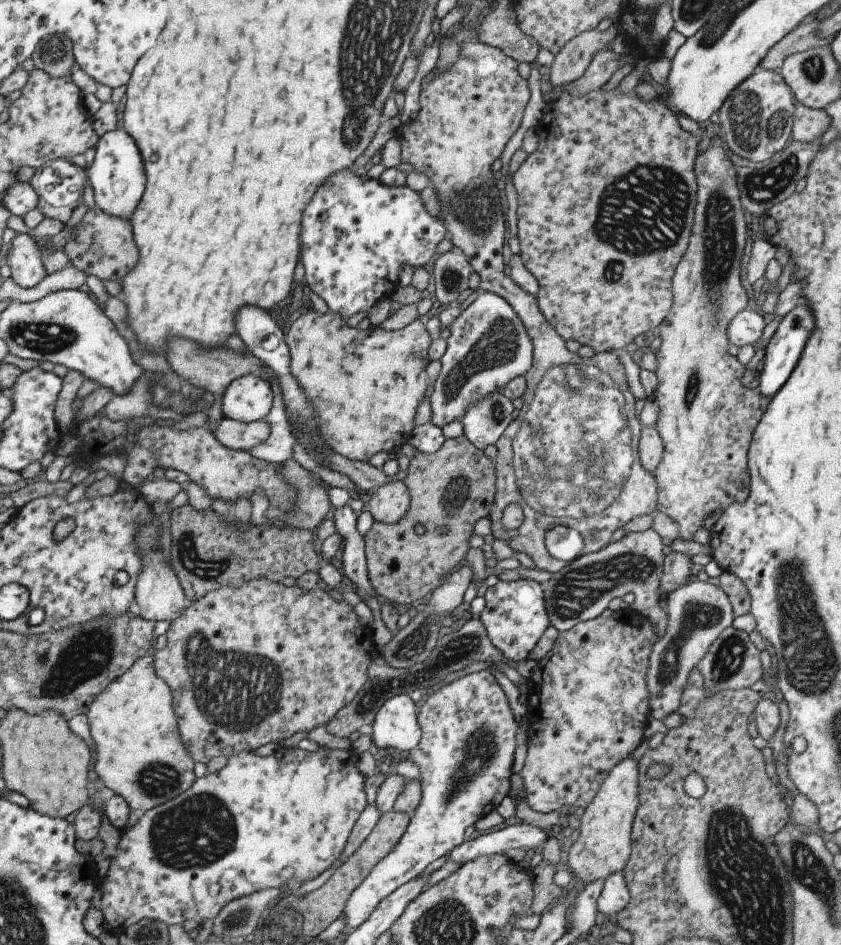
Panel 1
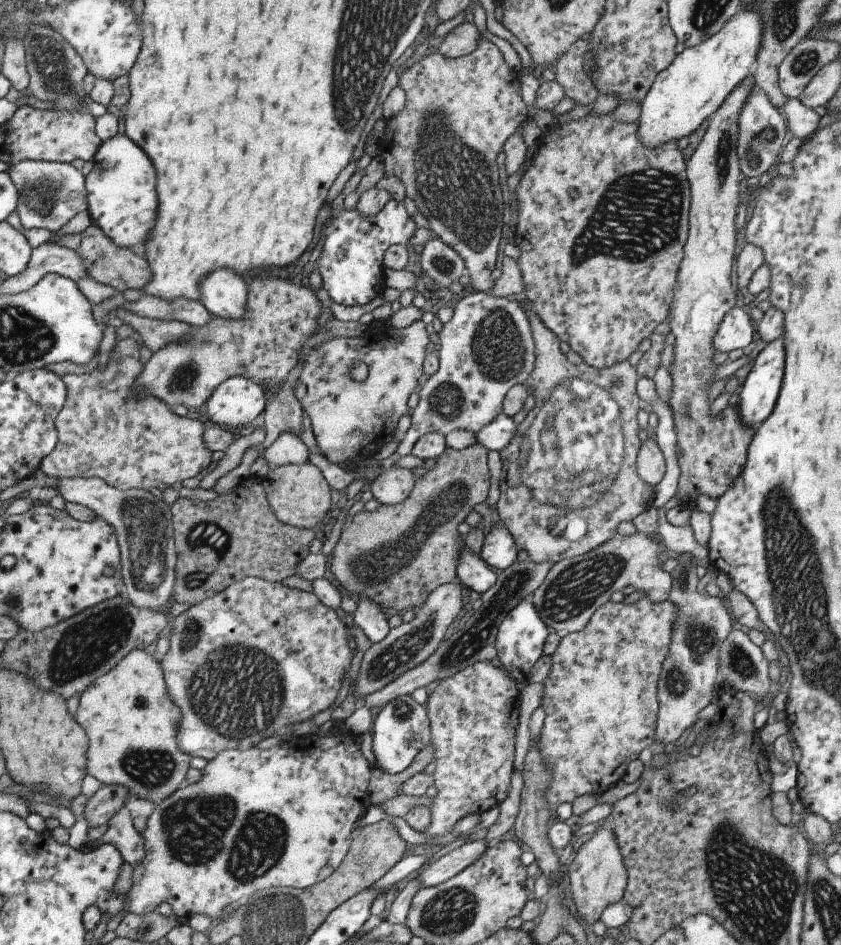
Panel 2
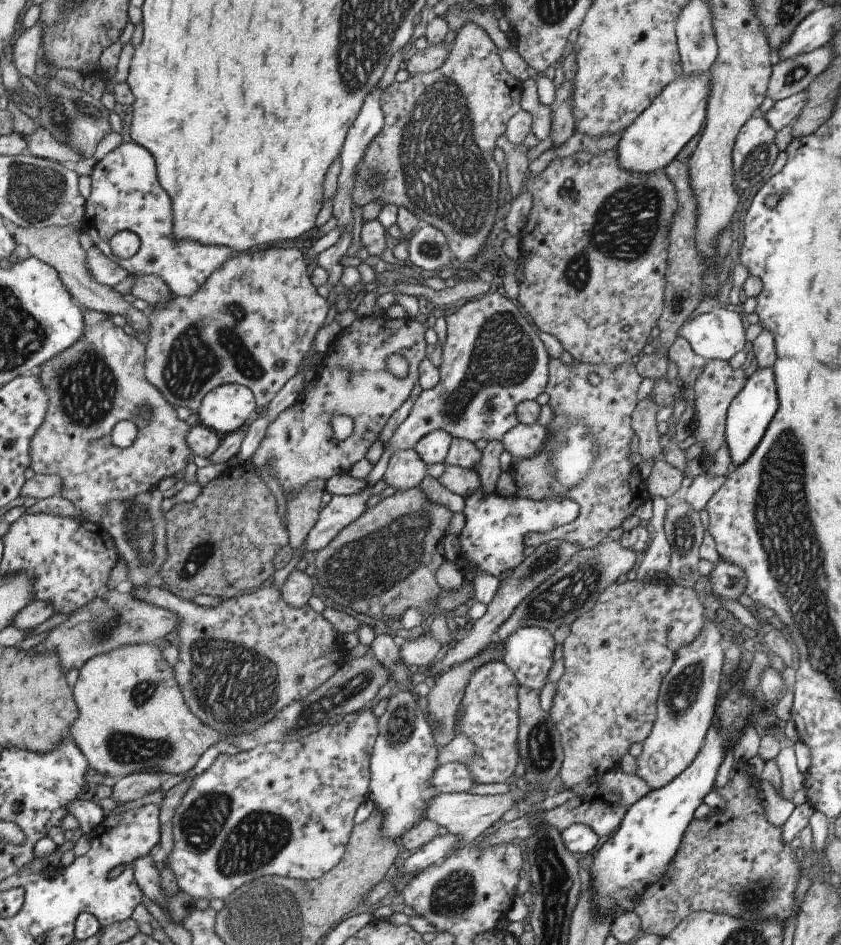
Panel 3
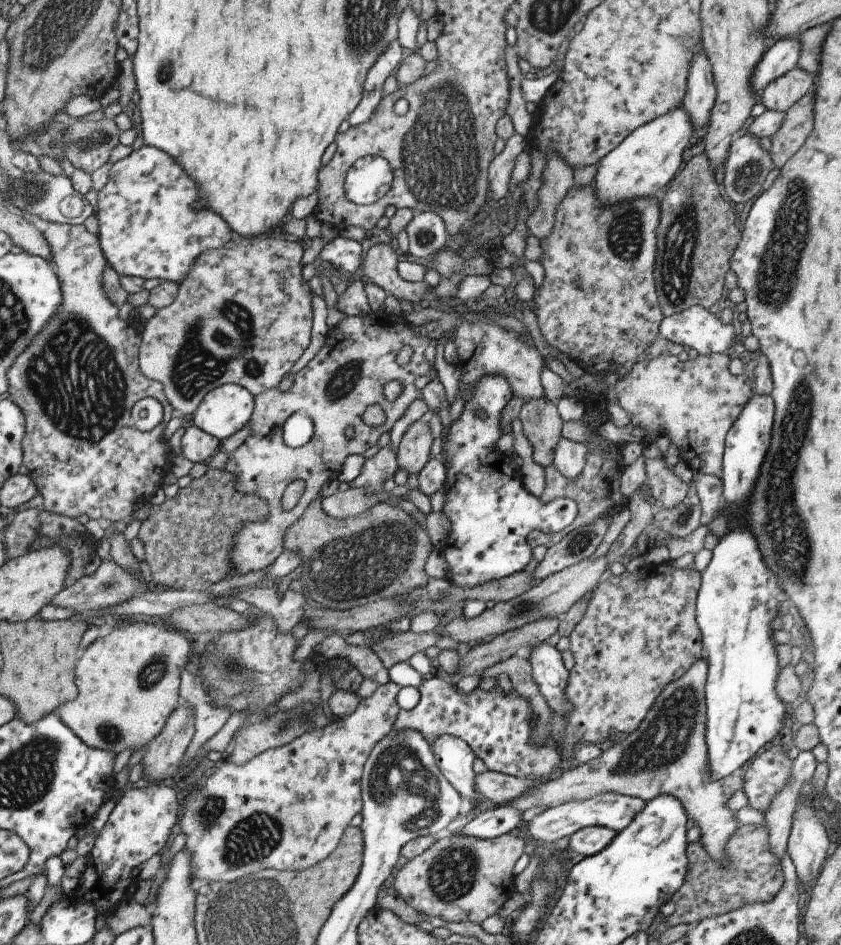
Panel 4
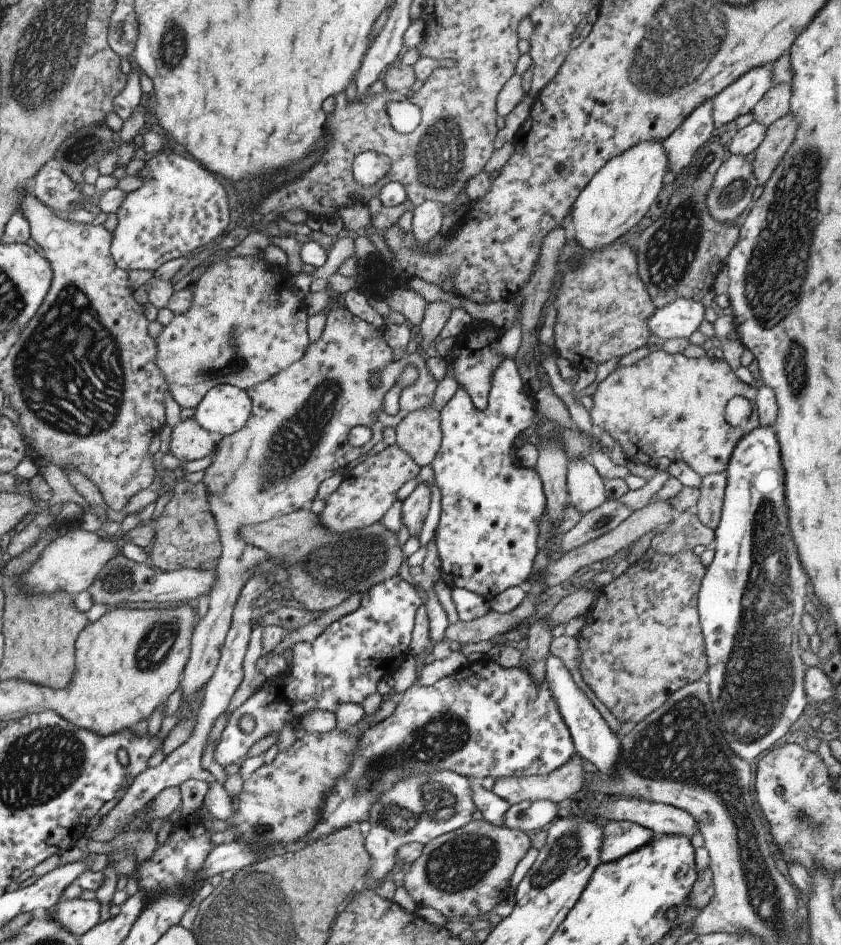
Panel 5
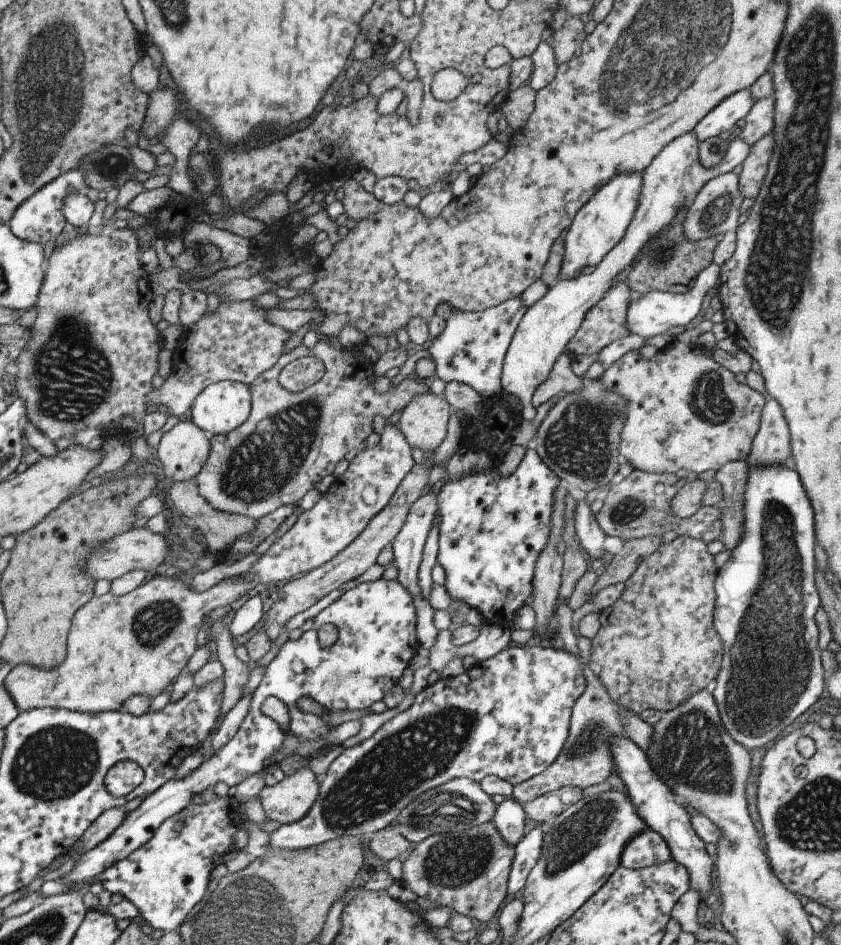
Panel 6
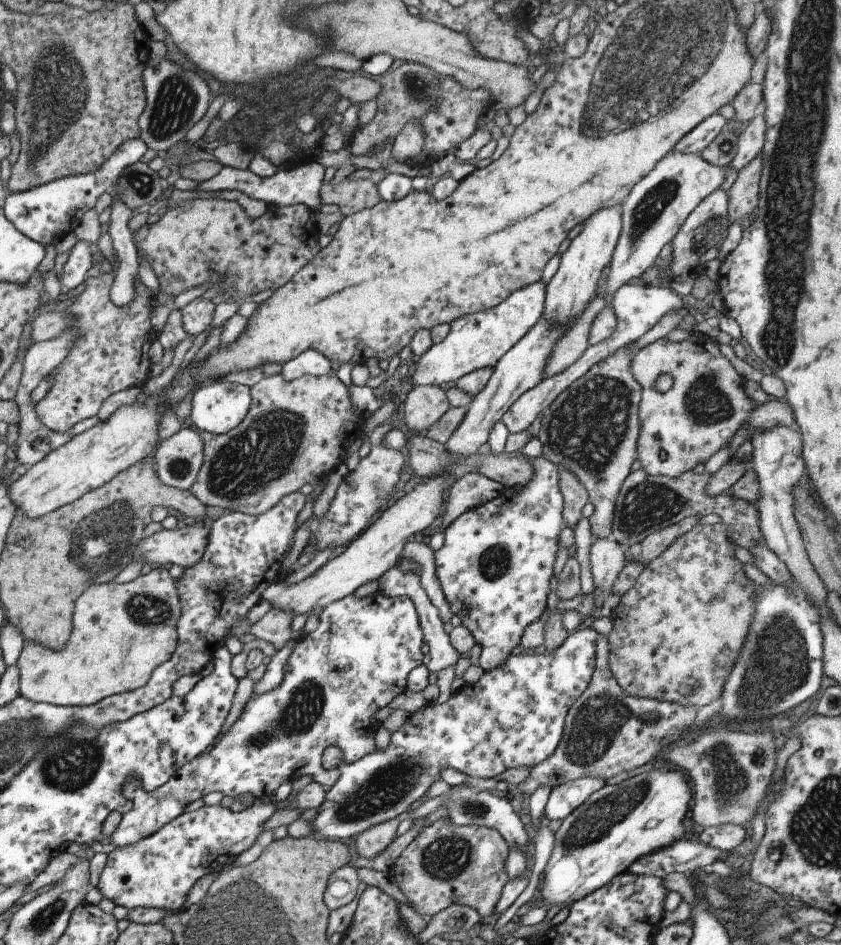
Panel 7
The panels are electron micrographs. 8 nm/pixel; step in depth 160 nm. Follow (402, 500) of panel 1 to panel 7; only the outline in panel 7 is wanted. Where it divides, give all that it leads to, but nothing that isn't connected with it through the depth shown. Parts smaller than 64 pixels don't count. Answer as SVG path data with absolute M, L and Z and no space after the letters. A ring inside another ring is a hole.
M417 385L402 398L403 420L410 432L429 428L450 407L444 386Z

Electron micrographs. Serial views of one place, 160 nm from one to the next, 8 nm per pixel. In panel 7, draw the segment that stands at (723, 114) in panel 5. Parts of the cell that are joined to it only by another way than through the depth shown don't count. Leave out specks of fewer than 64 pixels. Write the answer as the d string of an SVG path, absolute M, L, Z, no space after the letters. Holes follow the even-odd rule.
M715 113L702 120L695 128L692 128L678 143L672 148L676 153L691 153L699 155L701 150L723 130L727 120Z

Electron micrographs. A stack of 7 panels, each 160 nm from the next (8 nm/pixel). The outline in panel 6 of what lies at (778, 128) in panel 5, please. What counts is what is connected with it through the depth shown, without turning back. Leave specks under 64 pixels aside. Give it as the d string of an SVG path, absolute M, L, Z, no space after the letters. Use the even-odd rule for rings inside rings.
M772 132L750 146L749 154L741 163L741 172L738 174L737 188L742 198L754 199L757 196L772 148Z

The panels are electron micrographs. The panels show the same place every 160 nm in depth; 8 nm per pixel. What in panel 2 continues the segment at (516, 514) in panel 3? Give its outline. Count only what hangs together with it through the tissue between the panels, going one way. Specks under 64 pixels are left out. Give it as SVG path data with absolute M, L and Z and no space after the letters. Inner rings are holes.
M493 521L484 535L478 555L494 571L506 569L516 560L517 548L506 526Z

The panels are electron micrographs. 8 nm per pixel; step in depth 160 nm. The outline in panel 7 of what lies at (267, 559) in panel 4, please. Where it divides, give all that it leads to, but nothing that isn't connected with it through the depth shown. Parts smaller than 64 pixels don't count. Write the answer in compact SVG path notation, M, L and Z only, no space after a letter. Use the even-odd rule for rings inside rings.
M281 374L265 378L264 376L259 379L257 384L250 386L250 405L247 414L243 420L231 430L220 435L214 435L205 431L200 431L203 445L202 450L202 463L199 467L196 479L190 486L189 492L214 513L224 513L226 511L237 511L248 515L256 515L265 512L270 506L273 506L284 494L297 491L303 484L309 483L311 486L321 478L327 476L329 472L338 466L343 457L346 456L346 449L363 432L364 419L361 415L353 414L349 402L349 394L345 384L341 383L339 379L333 375L317 376L317 375L303 375L292 381L283 380Z

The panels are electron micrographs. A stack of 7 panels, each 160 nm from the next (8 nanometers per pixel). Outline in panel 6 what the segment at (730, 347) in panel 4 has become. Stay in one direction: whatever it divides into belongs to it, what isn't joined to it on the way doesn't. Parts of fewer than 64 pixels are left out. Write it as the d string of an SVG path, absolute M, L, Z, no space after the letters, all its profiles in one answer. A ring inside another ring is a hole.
M709 264L707 268L700 270L694 279L693 286L686 293L670 293L667 291L652 290L637 298L629 299L626 308L625 324L629 334L637 334L649 338L656 334L663 334L672 326L686 325L699 312L703 296L709 288L717 285L720 266Z

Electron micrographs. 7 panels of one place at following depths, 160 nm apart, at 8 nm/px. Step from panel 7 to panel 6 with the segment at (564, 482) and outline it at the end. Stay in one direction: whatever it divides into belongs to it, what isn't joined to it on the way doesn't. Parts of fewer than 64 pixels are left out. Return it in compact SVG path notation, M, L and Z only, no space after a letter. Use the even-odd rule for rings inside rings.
M569 493L564 494L564 511L562 516L562 529L560 540L566 546L562 557L562 571L560 574L560 585L558 596L561 600L570 597L571 591L579 577L590 568L589 563L583 559L579 552L580 542L578 541L574 529L574 510L576 509L576 500Z

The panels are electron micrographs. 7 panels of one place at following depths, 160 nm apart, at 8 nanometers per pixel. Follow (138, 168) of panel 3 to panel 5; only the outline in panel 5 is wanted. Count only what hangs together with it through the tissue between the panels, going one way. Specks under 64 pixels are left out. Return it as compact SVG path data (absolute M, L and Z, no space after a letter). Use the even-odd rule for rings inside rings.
M166 150L160 151L157 155L151 156L149 161L145 161L144 168L139 171L136 175L139 175L140 172L143 174L149 174L149 178L143 186L137 188L137 190L126 193L126 197L123 199L119 210L115 213L117 216L117 226L112 232L111 244L109 247L110 257L113 259L113 262L123 270L127 272L129 270L137 269L137 270L153 270L159 268L163 262L167 262L167 260L171 260L171 258L177 258L183 254L191 254L192 250L195 248L199 248L199 246L211 246L211 242L214 238L217 238L219 234L223 238L223 230L227 226L229 222L229 202L227 202L227 194L225 194L225 190L223 190L223 186L209 174L209 172L205 172L197 162L193 162L193 160L189 160L189 158L183 158L183 156L176 155L175 152L169 154Z

